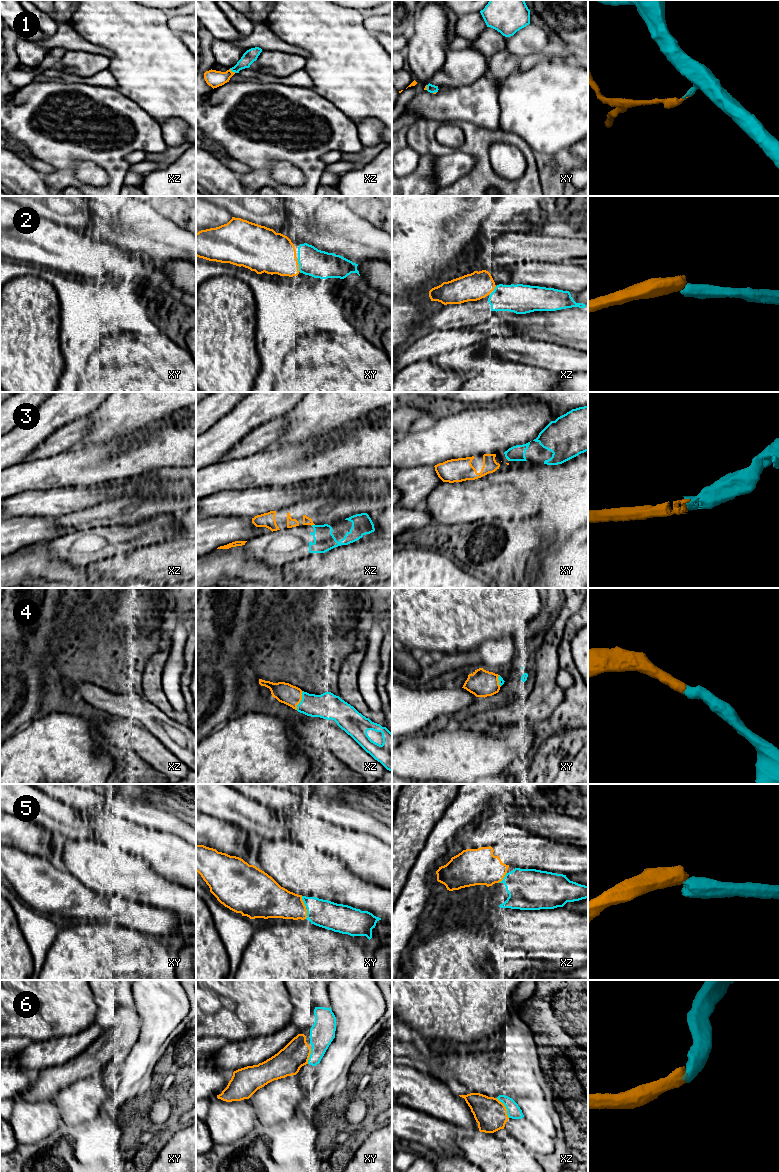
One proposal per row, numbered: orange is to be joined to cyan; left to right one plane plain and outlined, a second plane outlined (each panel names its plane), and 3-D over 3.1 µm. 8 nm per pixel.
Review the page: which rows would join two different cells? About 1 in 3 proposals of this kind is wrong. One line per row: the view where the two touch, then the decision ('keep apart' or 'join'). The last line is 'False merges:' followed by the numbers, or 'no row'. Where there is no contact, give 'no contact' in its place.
1: contact in xz; keep apart
2: contact in xy; join
3: contact in xz; keep apart
4: contact in xz; join
5: contact in xy; join
6: contact in xz; join
False merges: 1, 3

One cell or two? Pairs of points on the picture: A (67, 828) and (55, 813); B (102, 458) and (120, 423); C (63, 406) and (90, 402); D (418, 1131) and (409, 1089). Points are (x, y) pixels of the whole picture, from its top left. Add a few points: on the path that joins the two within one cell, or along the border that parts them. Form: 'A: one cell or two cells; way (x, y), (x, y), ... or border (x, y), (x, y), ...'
A: one cell; way (66, 824), (59, 817)
B: two cells; border (134, 430), (89, 445)
C: one cell; way (70, 402), (83, 402)
D: two cells; border (402, 1104), (435, 1118)

